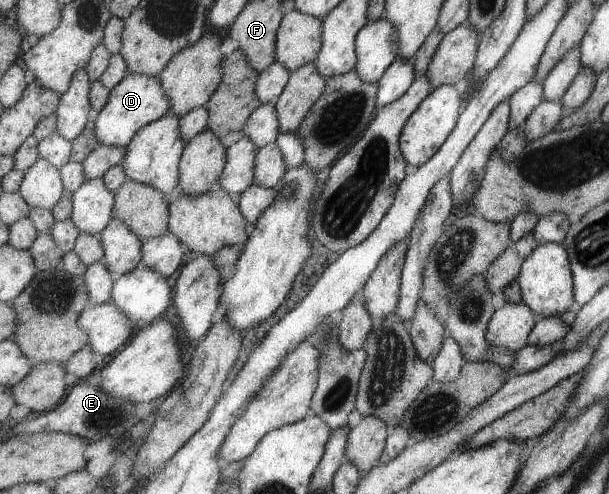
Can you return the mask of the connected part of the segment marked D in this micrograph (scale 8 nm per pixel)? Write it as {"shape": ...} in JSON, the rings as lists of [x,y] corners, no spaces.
{"shape":[[[129,73],[111,91],[107,106],[94,117],[96,135],[106,145],[127,147],[139,130],[169,114],[171,107],[159,77]]]}

